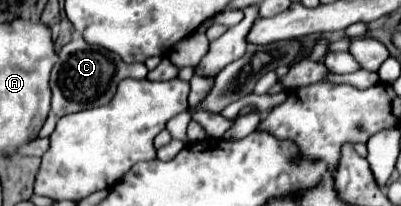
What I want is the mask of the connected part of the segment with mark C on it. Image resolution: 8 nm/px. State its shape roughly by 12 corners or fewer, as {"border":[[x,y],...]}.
{"border":[[64,44],[50,78],[52,108],[40,136],[66,114],[106,106],[146,64]]}

